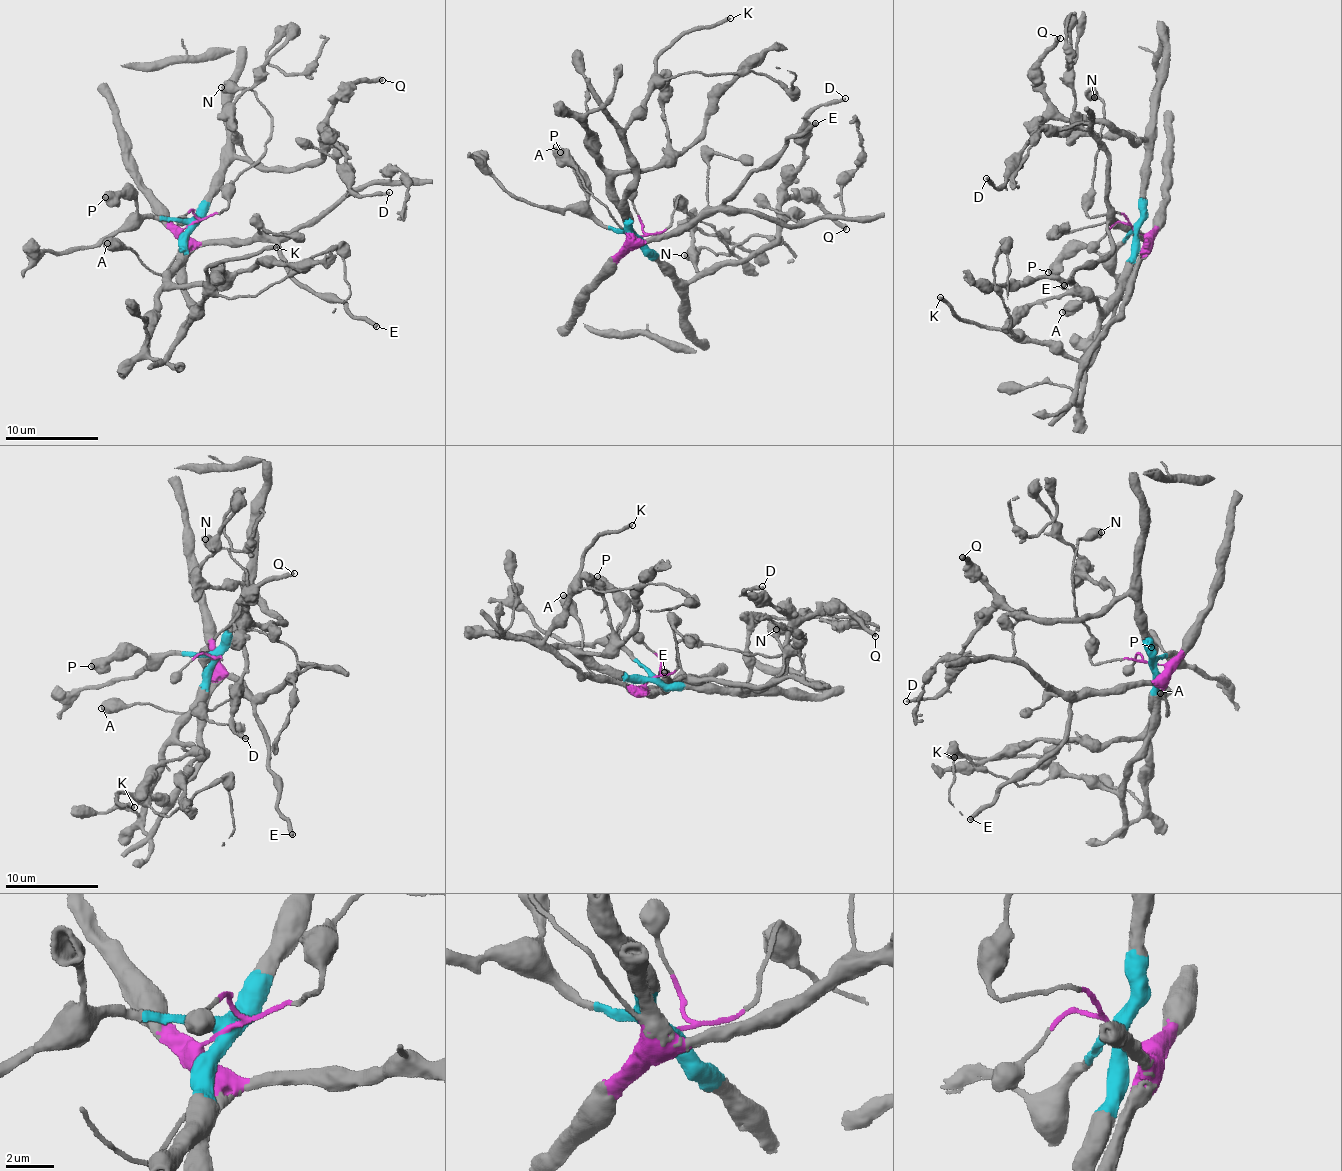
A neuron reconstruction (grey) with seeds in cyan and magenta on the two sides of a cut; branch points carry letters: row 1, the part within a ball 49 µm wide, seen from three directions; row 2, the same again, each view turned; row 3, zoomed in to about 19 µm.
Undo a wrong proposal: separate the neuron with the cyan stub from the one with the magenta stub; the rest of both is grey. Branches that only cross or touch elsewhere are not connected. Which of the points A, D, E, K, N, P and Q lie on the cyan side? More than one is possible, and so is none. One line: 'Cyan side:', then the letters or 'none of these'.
Cyan side: D, P, Q

